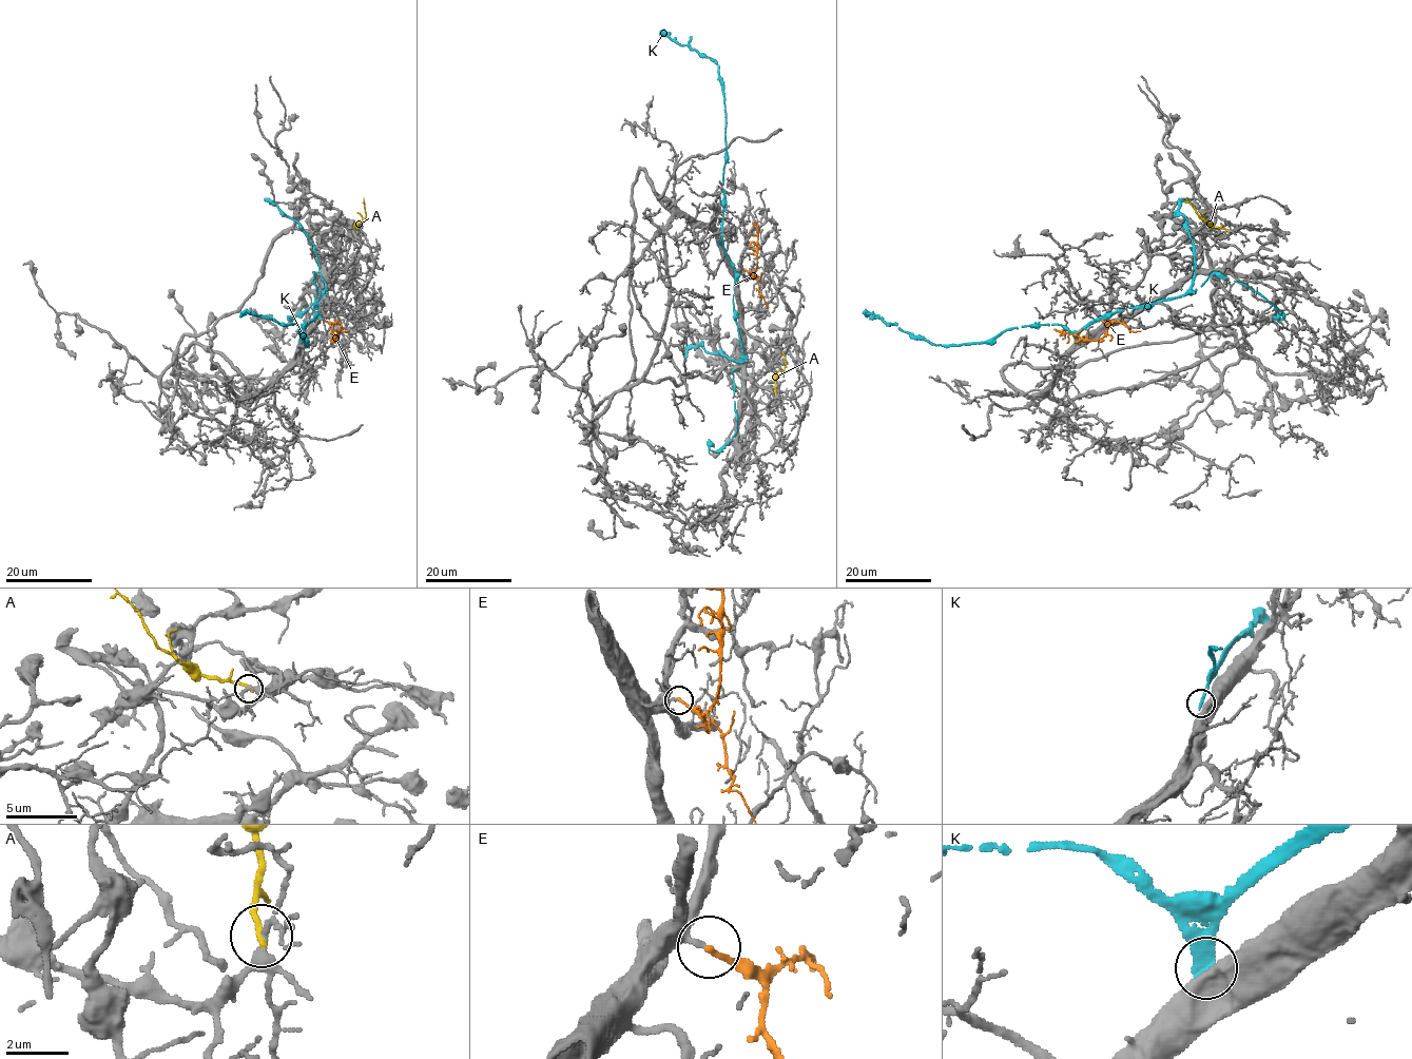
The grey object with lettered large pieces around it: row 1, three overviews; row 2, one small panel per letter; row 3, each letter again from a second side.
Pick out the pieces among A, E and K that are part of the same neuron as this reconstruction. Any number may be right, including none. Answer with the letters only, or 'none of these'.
E

